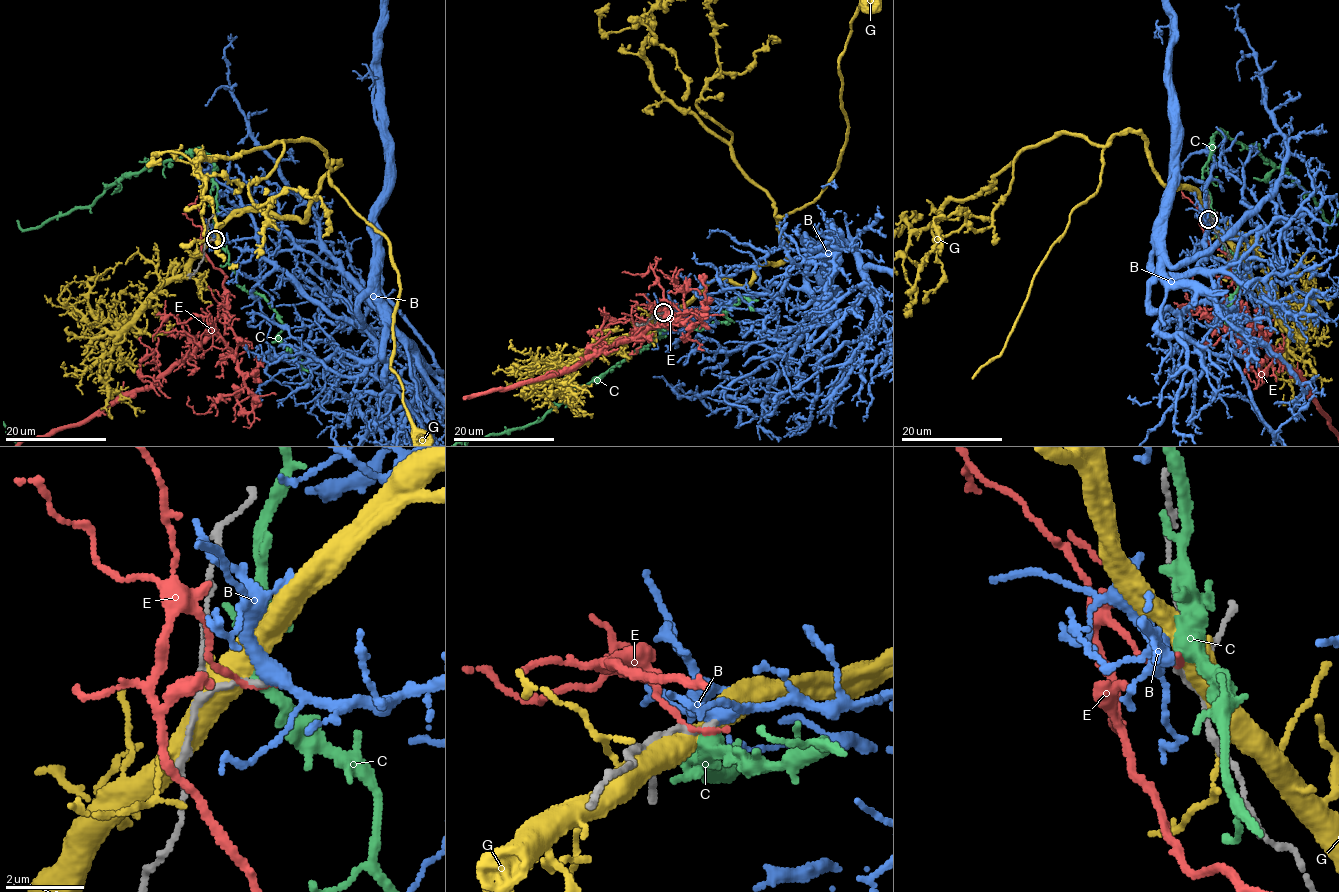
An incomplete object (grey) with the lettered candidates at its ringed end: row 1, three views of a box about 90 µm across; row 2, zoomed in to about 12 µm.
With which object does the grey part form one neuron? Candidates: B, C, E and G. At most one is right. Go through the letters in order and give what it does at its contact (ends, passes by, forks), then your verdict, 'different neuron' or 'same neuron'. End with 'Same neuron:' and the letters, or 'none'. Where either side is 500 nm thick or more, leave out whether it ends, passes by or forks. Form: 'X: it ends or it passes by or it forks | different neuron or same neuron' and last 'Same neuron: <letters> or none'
B: it passes by | different neuron
C: it passes by | different neuron
E: it ends | different neuron
G: different neuron
Same neuron: none

